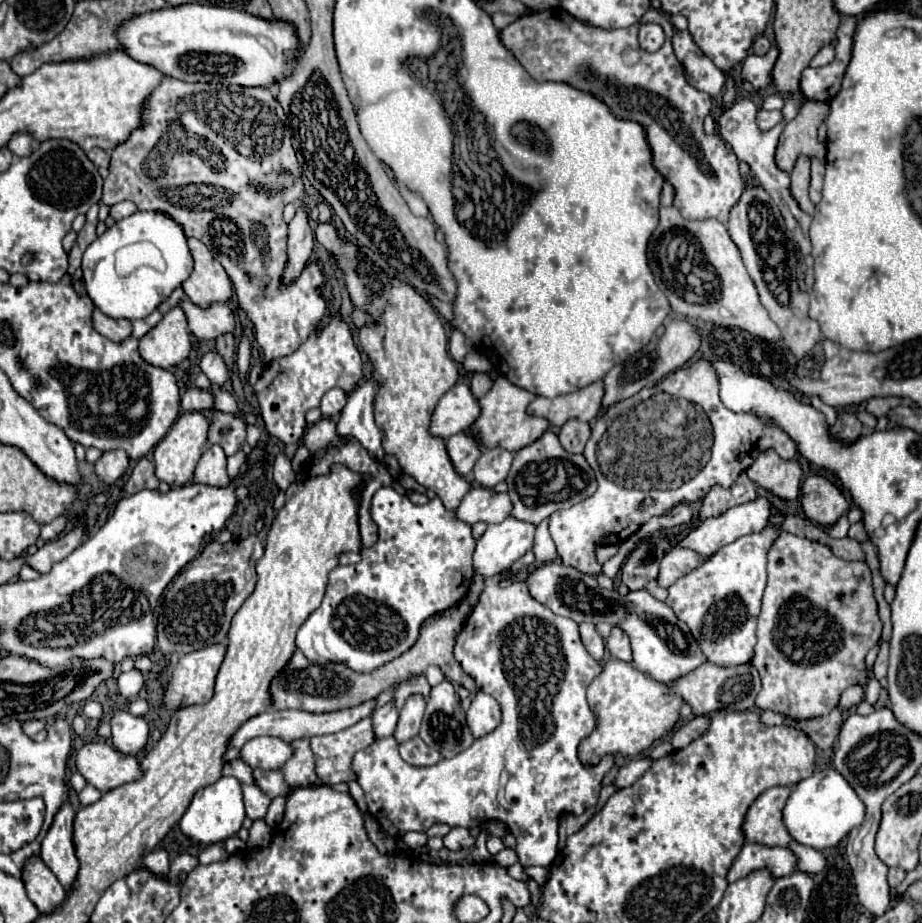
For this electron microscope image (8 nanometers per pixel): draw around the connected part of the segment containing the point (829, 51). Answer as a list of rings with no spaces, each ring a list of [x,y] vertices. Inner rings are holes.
[[[825,46],[825,48],[821,48],[821,50],[813,56],[811,66],[813,66],[813,68],[817,68],[817,66],[825,66],[825,64],[829,64],[833,58],[835,58],[835,50],[833,50],[833,46]]]

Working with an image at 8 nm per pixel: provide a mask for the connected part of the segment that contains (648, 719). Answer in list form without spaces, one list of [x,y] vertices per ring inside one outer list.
[[[611,658],[603,672],[589,684],[587,702],[597,718],[595,730],[579,744],[579,760],[583,764],[599,764],[605,754],[621,754],[633,758],[663,738],[677,722],[683,700],[667,692],[667,688],[639,672],[633,664]]]

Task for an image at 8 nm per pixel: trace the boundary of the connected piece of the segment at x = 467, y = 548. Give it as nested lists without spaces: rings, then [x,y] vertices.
[[[379,488],[375,494],[373,494],[373,500],[371,500],[371,518],[373,522],[377,524],[379,528],[379,540],[375,546],[371,548],[365,548],[363,550],[363,558],[359,564],[353,564],[353,566],[337,566],[331,574],[329,574],[329,584],[327,584],[327,590],[325,590],[325,598],[321,602],[321,606],[301,624],[301,628],[297,630],[297,648],[307,656],[307,660],[311,660],[313,664],[327,664],[327,662],[341,662],[345,666],[349,666],[351,670],[355,672],[373,672],[375,668],[381,668],[383,664],[387,664],[387,660],[395,660],[395,656],[401,656],[403,652],[407,652],[407,648],[411,648],[411,644],[415,644],[415,640],[419,638],[419,630],[421,630],[421,624],[441,612],[441,610],[447,610],[451,606],[455,606],[465,594],[467,594],[467,588],[473,580],[473,564],[471,564],[471,556],[473,556],[473,550],[475,550],[475,538],[471,534],[471,526],[469,524],[463,524],[463,522],[457,522],[453,520],[451,512],[445,510],[445,506],[441,504],[439,498],[433,498],[429,500],[425,506],[415,506],[407,500],[407,496],[399,494],[397,490],[393,488]]]

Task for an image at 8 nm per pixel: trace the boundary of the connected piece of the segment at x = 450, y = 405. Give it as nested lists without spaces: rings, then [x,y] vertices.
[[[455,384],[435,406],[429,432],[431,436],[447,440],[449,436],[467,430],[475,422],[479,412],[479,404],[473,398],[469,386]]]

